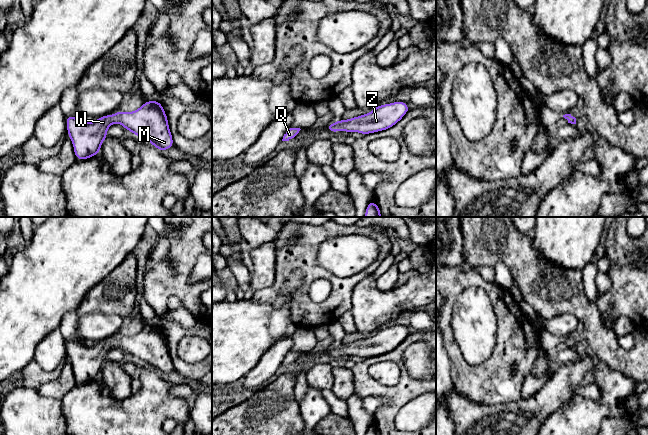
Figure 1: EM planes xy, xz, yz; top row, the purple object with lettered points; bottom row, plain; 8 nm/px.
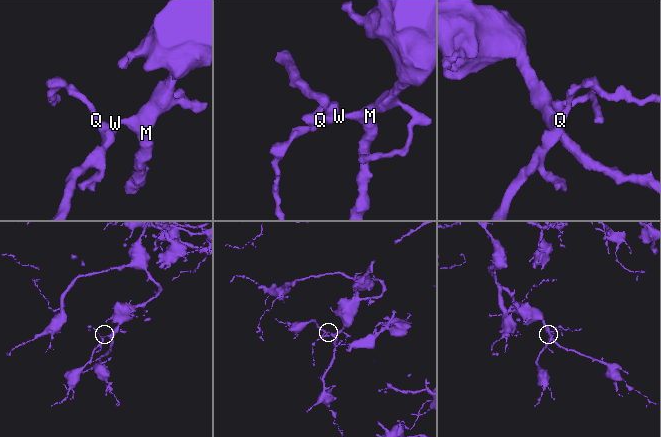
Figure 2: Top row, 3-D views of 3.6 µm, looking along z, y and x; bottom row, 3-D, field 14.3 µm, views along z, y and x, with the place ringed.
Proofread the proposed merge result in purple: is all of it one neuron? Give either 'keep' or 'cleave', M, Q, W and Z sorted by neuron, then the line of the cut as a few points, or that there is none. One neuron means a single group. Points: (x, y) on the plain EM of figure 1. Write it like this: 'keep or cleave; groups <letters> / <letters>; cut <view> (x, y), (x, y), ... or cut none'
keep; groups M Q W Z; cut none

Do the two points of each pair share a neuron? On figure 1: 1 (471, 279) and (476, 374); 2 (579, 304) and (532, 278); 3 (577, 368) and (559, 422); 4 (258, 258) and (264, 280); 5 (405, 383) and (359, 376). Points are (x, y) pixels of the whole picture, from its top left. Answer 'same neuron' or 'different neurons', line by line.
1: same neuron
2: same neuron
3: different neurons
4: same neuron
5: same neuron

